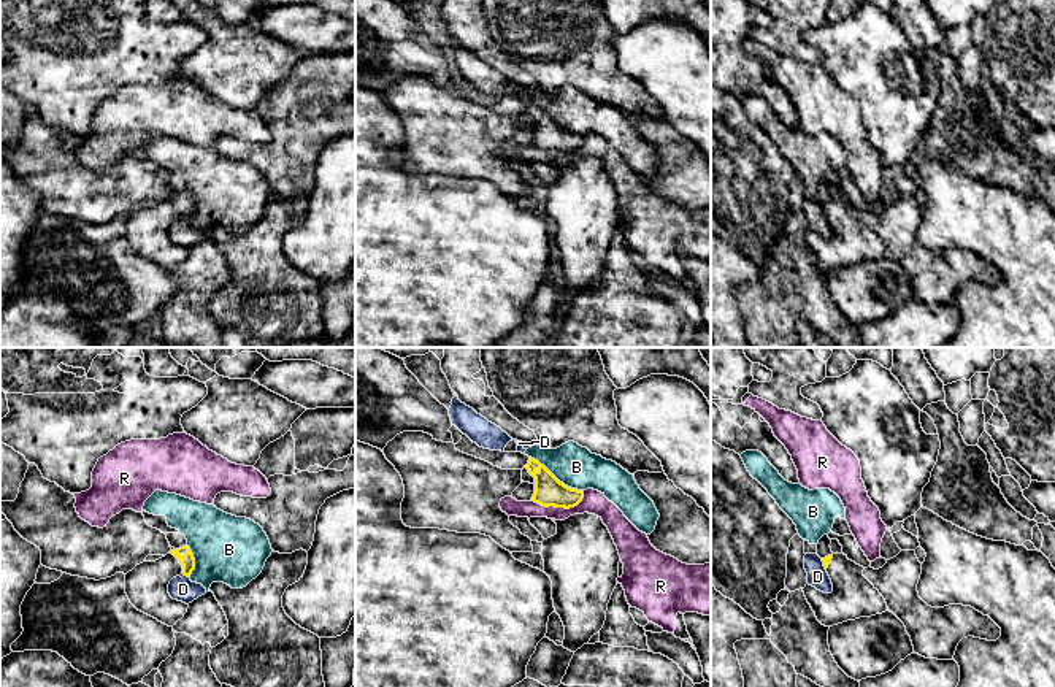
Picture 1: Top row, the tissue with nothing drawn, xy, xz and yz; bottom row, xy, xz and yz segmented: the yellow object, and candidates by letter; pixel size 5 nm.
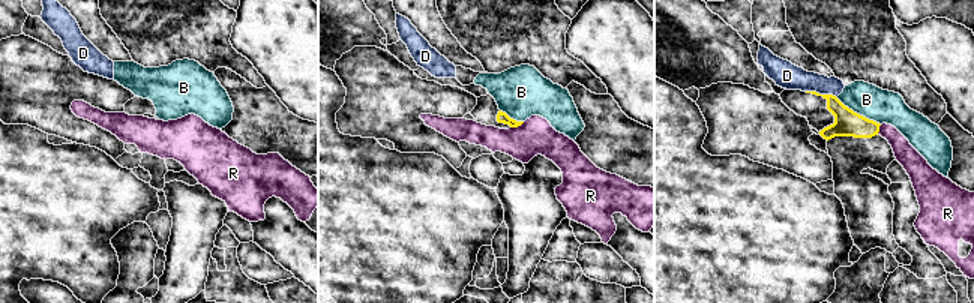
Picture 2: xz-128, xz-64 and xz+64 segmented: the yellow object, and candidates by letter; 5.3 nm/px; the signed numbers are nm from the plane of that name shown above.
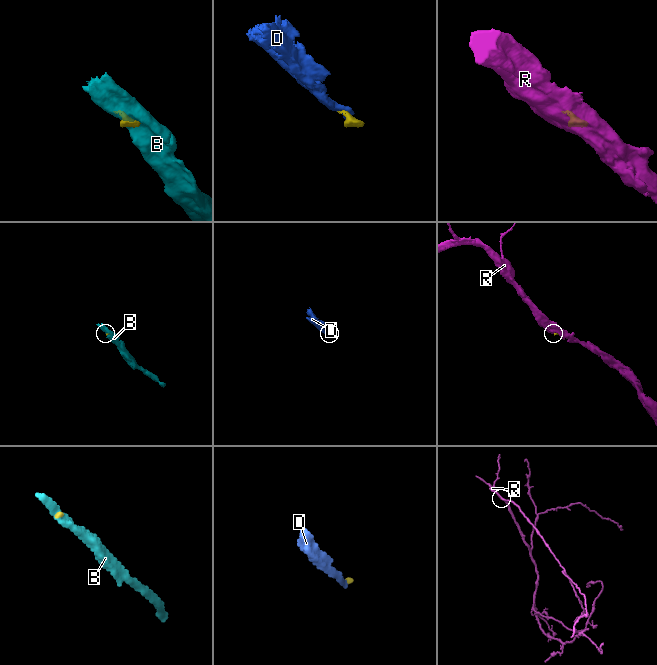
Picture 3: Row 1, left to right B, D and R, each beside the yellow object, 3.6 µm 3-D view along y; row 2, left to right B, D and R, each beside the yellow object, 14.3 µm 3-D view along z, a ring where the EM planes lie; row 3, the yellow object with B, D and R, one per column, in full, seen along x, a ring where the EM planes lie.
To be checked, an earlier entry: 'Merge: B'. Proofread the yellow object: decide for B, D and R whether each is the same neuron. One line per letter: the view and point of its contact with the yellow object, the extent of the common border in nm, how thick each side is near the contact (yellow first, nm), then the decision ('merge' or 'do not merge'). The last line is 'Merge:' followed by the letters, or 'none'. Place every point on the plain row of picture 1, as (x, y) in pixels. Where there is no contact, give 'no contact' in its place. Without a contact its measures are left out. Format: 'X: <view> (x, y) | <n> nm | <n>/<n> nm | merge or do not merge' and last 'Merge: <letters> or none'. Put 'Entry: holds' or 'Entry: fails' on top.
Entry: fails
B: xz (554, 121) | 320 nm | 150/220 nm | do not merge
D: xy (186, 219) | 30 nm | 70/120 nm | do not merge
R: xz (559, 151) | 280 nm | 150/120 nm | do not merge
Merge: none

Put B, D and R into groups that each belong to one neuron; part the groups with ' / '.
B D / R

